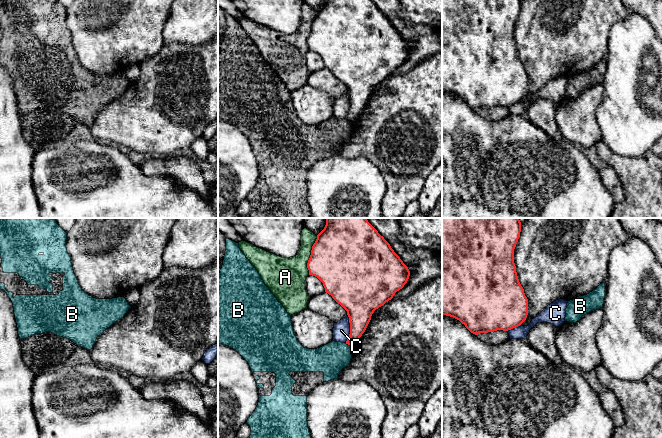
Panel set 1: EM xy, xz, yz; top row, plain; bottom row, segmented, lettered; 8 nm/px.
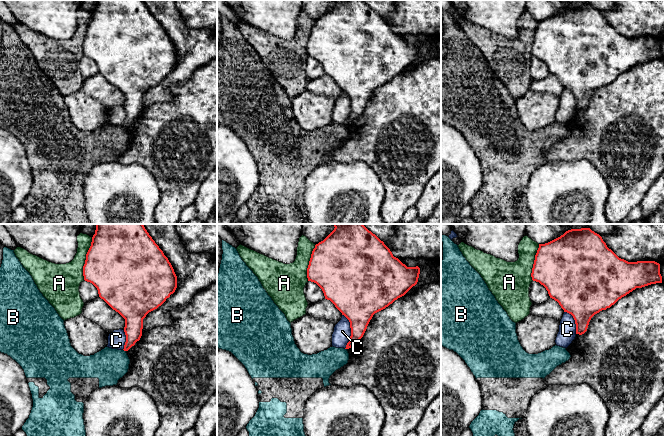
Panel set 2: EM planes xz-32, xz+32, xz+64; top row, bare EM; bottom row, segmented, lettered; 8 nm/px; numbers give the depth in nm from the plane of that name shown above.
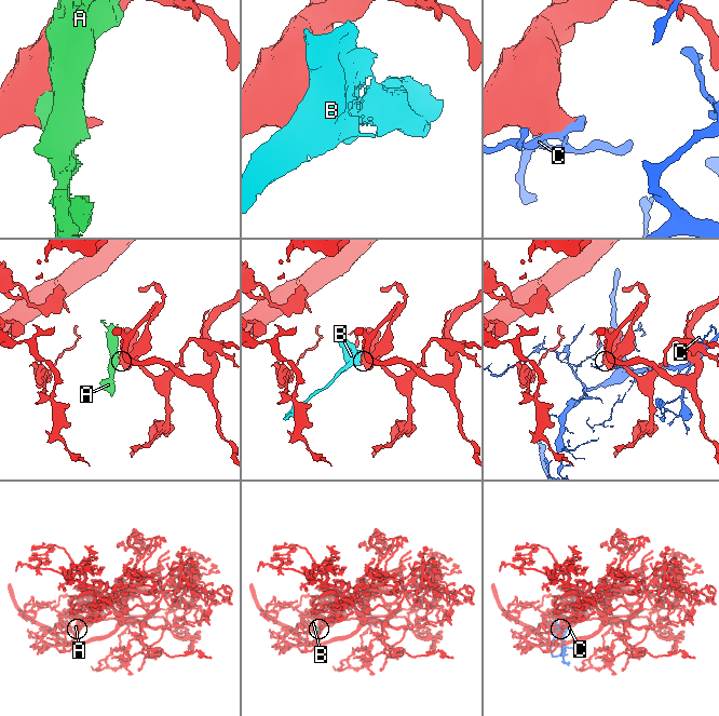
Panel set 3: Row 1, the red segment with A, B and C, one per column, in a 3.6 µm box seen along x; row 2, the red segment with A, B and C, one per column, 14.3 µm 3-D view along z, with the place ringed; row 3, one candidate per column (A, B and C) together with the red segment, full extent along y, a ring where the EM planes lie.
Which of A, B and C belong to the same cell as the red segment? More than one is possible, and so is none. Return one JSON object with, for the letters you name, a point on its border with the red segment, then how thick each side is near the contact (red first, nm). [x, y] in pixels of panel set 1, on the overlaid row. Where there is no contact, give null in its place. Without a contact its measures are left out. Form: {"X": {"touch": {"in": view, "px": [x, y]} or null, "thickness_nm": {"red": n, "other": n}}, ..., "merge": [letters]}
{"merge": []}

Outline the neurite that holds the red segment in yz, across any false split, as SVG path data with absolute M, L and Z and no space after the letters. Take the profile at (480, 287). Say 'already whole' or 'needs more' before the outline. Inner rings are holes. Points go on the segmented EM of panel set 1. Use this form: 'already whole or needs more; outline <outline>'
already whole; outline M442 218L442 315L459 320L473 334L508 331L520 326L528 315L528 299L521 286L514 263L514 249L521 232L519 218Z

